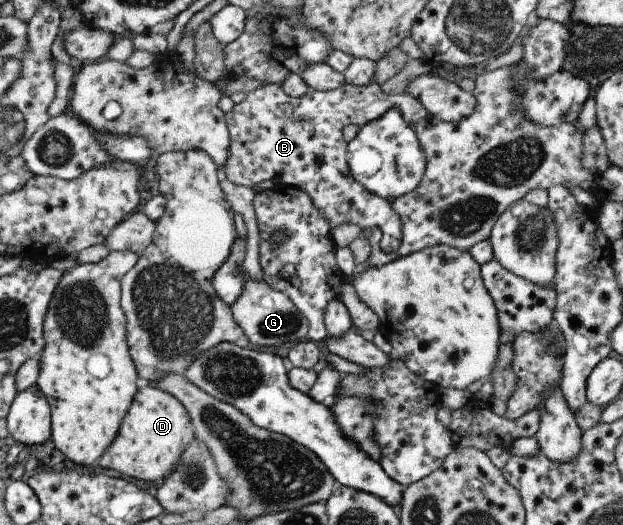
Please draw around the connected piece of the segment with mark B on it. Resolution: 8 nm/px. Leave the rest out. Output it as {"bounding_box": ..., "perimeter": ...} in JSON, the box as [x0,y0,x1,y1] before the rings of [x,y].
{"bounding_box":[224,83,431,252],"perimeter":[[[346,83],[333,91],[311,90],[300,98],[290,97],[281,85],[276,84],[254,89],[244,102],[235,105],[227,113],[231,149],[228,163],[224,168],[228,173],[228,179],[237,185],[253,187],[279,176],[283,183],[305,190],[314,199],[318,209],[324,211],[326,219],[330,221],[332,231],[342,223],[352,223],[355,229],[365,232],[376,227],[382,232],[381,247],[387,252],[396,252],[403,243],[402,217],[400,213],[396,213],[390,201],[370,193],[364,185],[360,185],[354,179],[349,165],[349,143],[345,141],[344,133],[351,124],[366,126],[391,110],[399,110],[406,122],[412,126],[431,116],[418,97],[409,94],[389,95],[376,83],[370,83],[368,86]]]}

